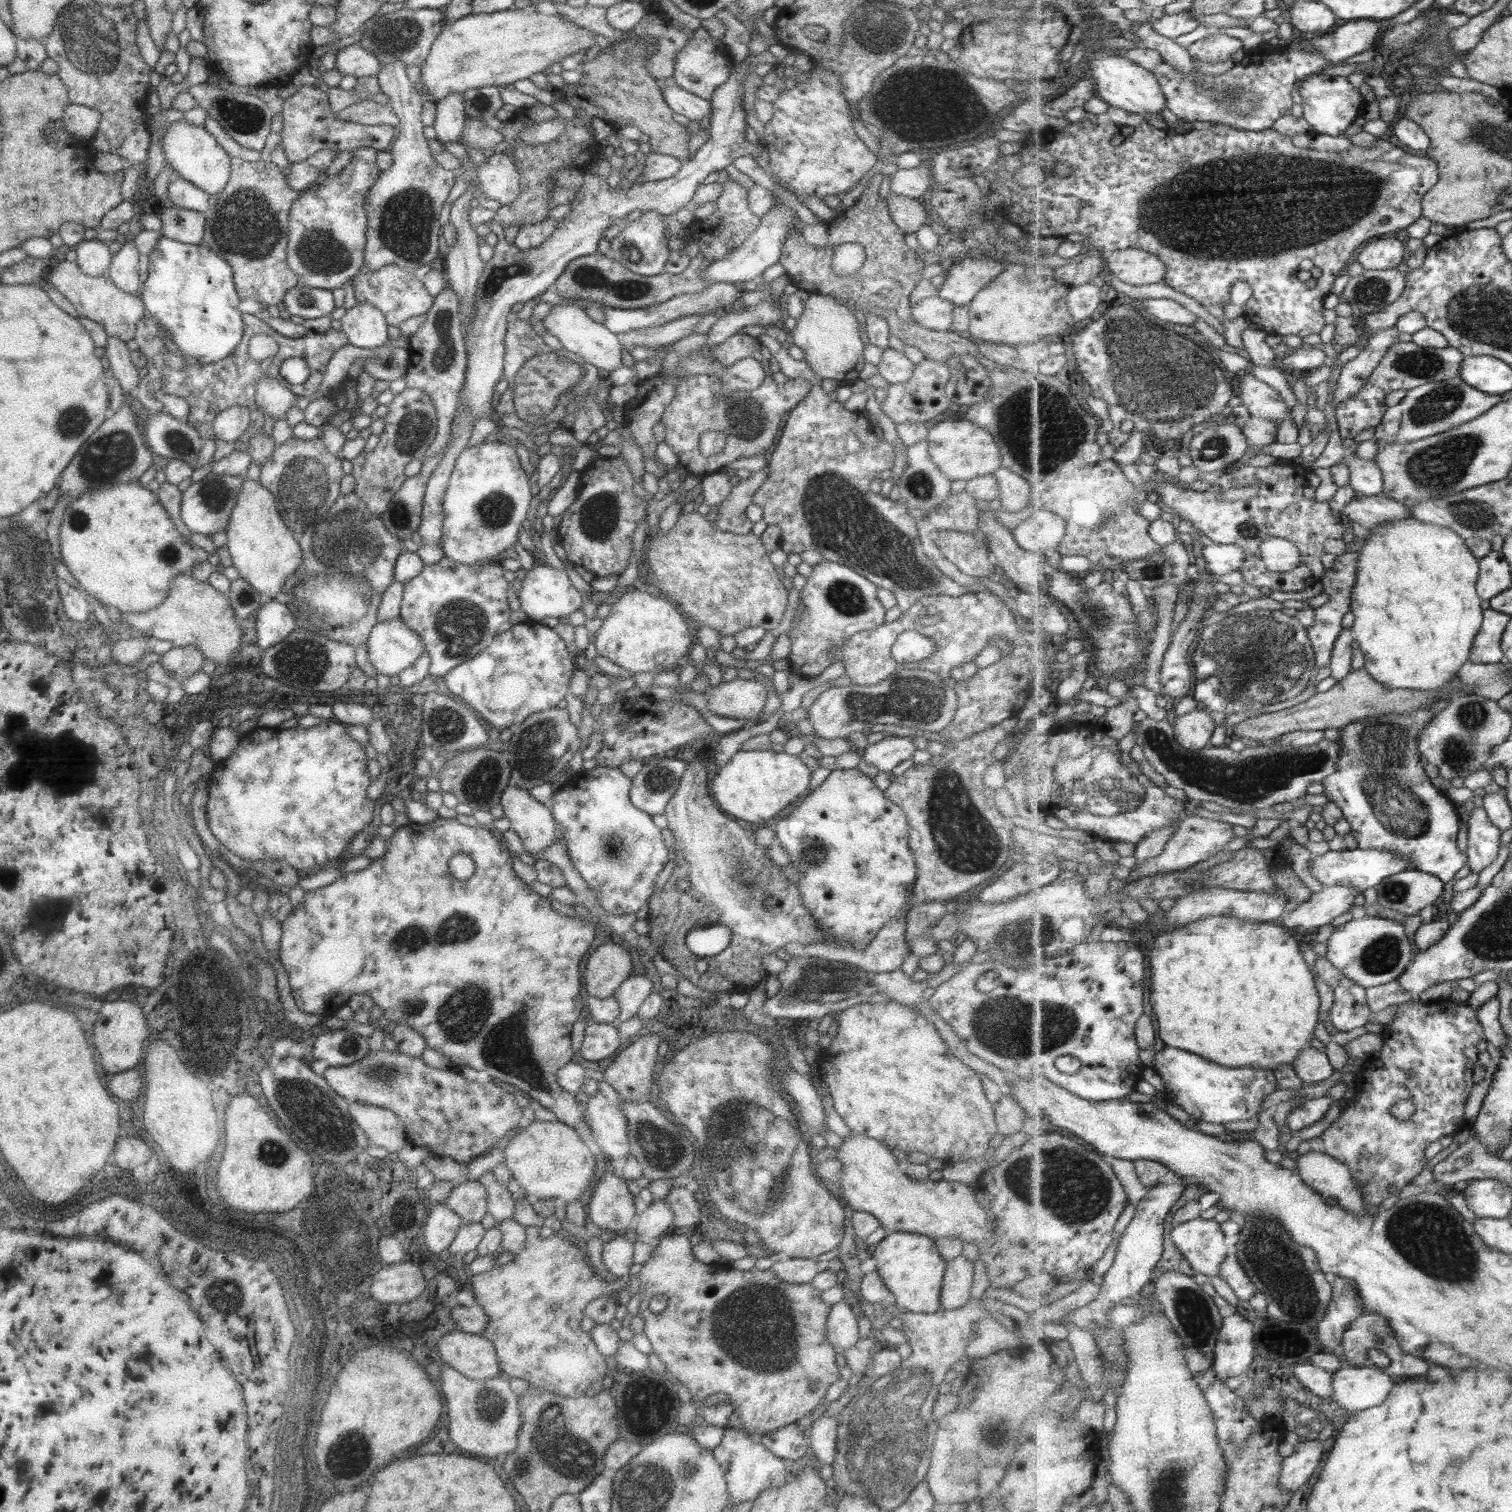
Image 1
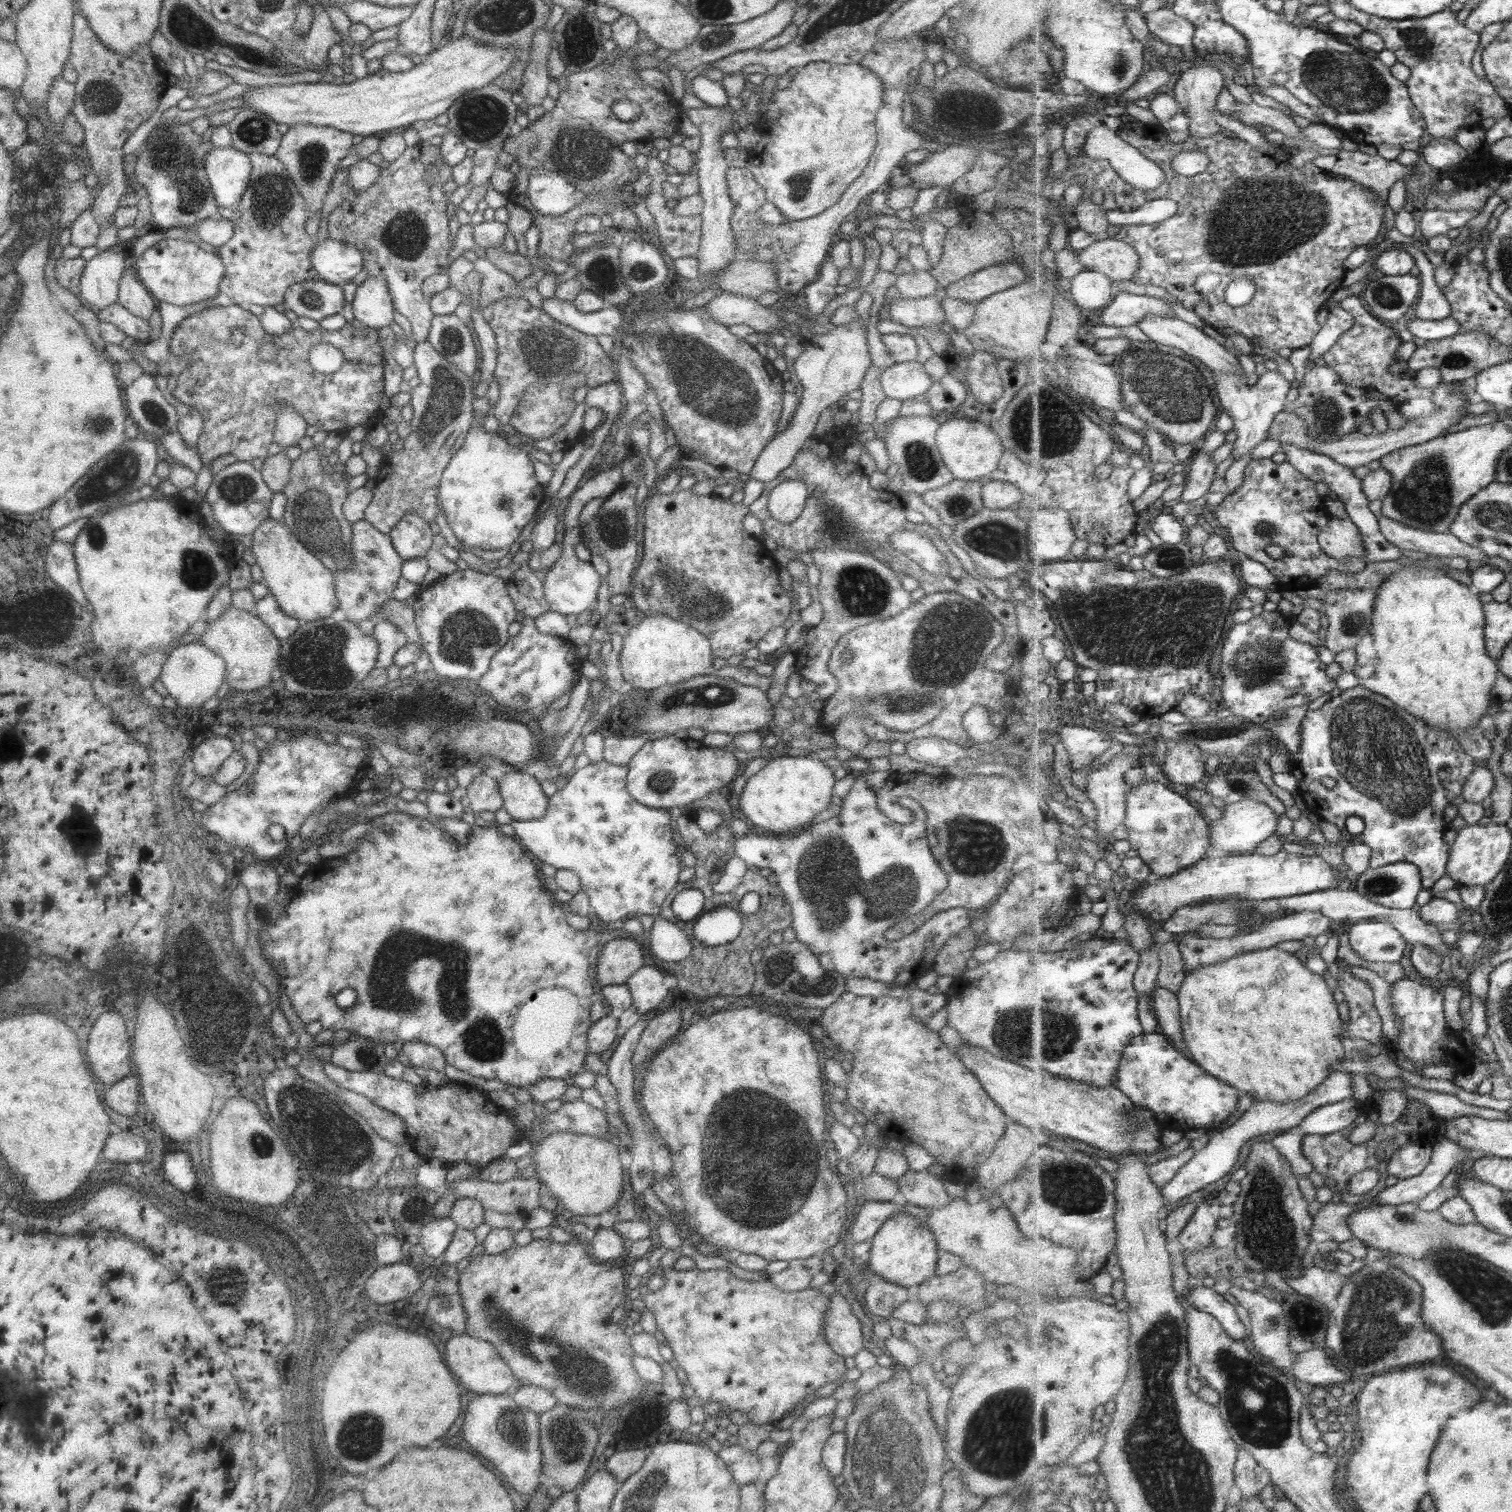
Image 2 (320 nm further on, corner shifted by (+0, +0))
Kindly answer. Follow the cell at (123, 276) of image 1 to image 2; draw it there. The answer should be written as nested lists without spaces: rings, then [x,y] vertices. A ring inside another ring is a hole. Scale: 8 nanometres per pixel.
[[[129,262],[125,265],[118,282],[116,303],[124,306],[125,310],[129,311],[129,314],[141,320],[149,320],[153,310],[157,309],[157,302],[145,290],[141,282],[135,278],[135,275],[129,271],[128,267]]]

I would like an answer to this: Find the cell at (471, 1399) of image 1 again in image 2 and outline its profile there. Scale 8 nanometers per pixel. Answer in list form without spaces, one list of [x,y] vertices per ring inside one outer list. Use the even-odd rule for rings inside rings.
[[[510,1393],[506,1394],[479,1394],[475,1396],[469,1404],[467,1404],[467,1412],[465,1412],[465,1420],[461,1424],[461,1434],[463,1440],[485,1460],[489,1460],[493,1464],[493,1468],[501,1474],[501,1480],[505,1480],[515,1492],[521,1496],[526,1494],[534,1494],[538,1487],[544,1486],[541,1474],[541,1451],[539,1446],[539,1430],[538,1415],[522,1410],[513,1403]]]

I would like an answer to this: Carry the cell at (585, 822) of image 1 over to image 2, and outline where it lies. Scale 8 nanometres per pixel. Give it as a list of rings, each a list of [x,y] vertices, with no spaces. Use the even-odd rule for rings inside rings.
[[[603,760],[571,771],[564,779],[565,785],[548,797],[547,808],[541,818],[510,822],[513,838],[543,864],[549,864],[556,870],[574,872],[578,876],[581,892],[587,895],[591,912],[601,922],[612,924],[621,916],[647,915],[653,918],[651,931],[648,933],[651,954],[665,962],[681,962],[690,954],[691,942],[683,930],[658,916],[660,904],[677,884],[679,870],[683,867],[680,859],[674,855],[669,813],[667,810],[649,808],[635,802],[625,790],[626,772],[626,766]]]

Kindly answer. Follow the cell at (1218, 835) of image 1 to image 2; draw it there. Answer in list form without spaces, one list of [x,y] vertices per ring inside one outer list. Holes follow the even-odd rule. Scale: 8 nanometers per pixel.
[[[1249,797],[1238,803],[1227,804],[1220,820],[1209,821],[1213,847],[1224,852],[1253,852],[1263,841],[1271,838],[1278,829],[1280,814],[1259,799]]]

